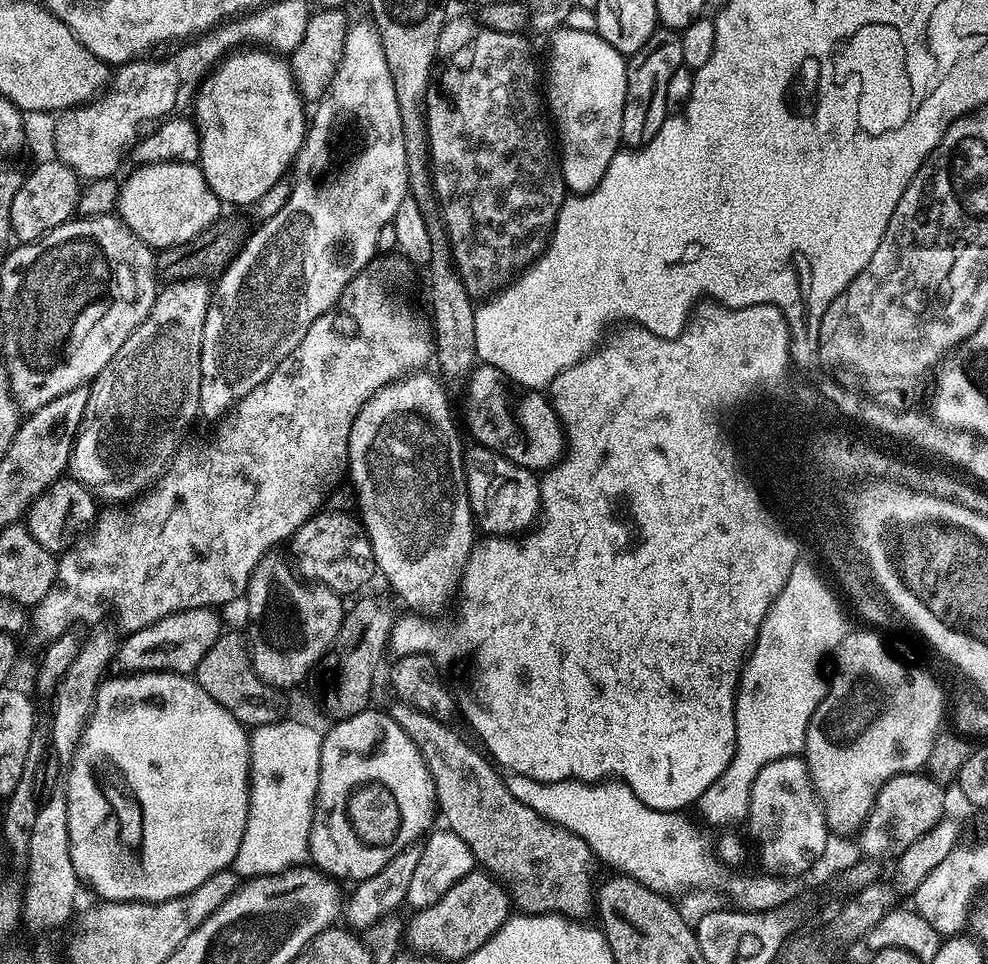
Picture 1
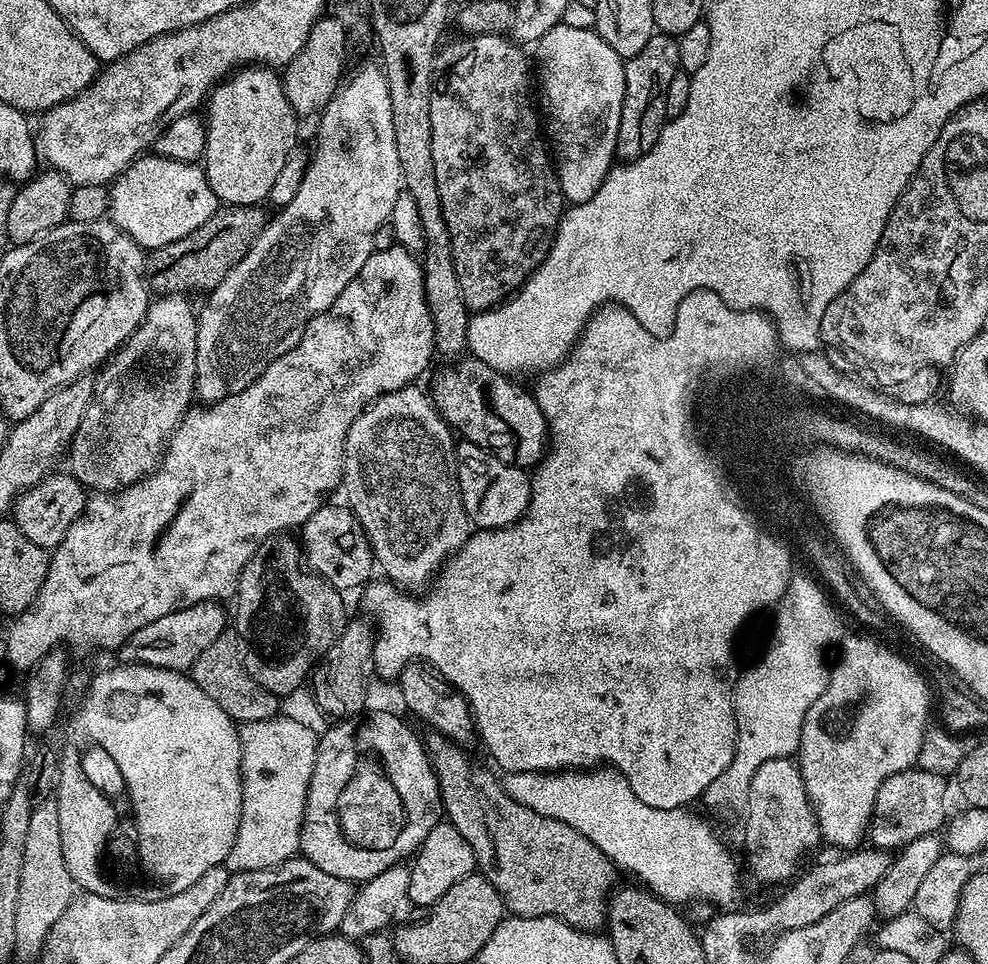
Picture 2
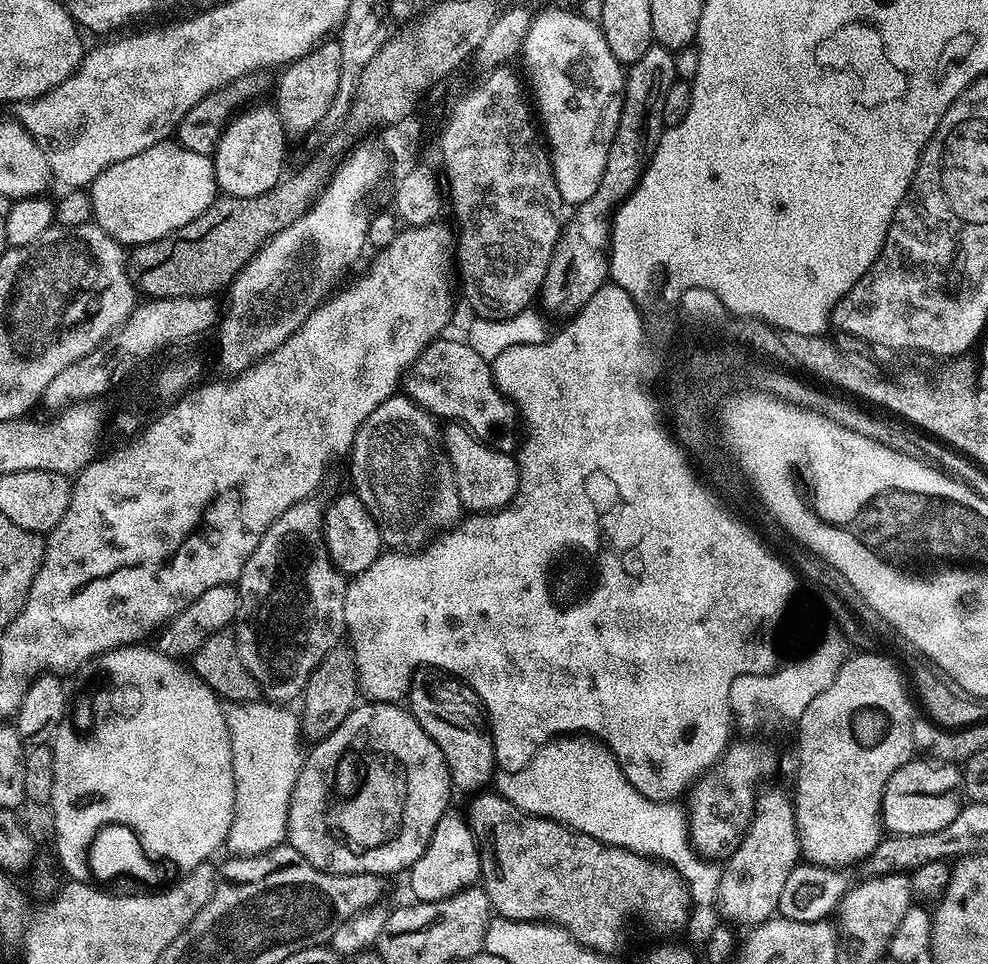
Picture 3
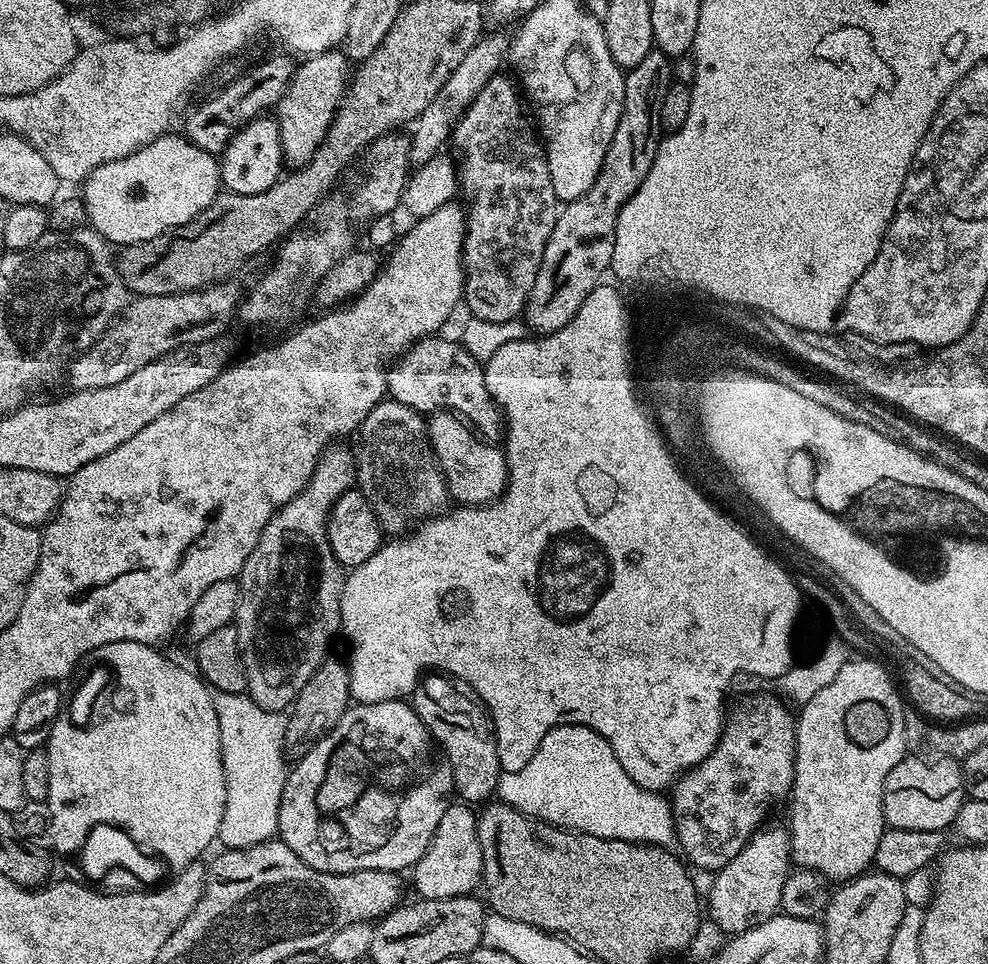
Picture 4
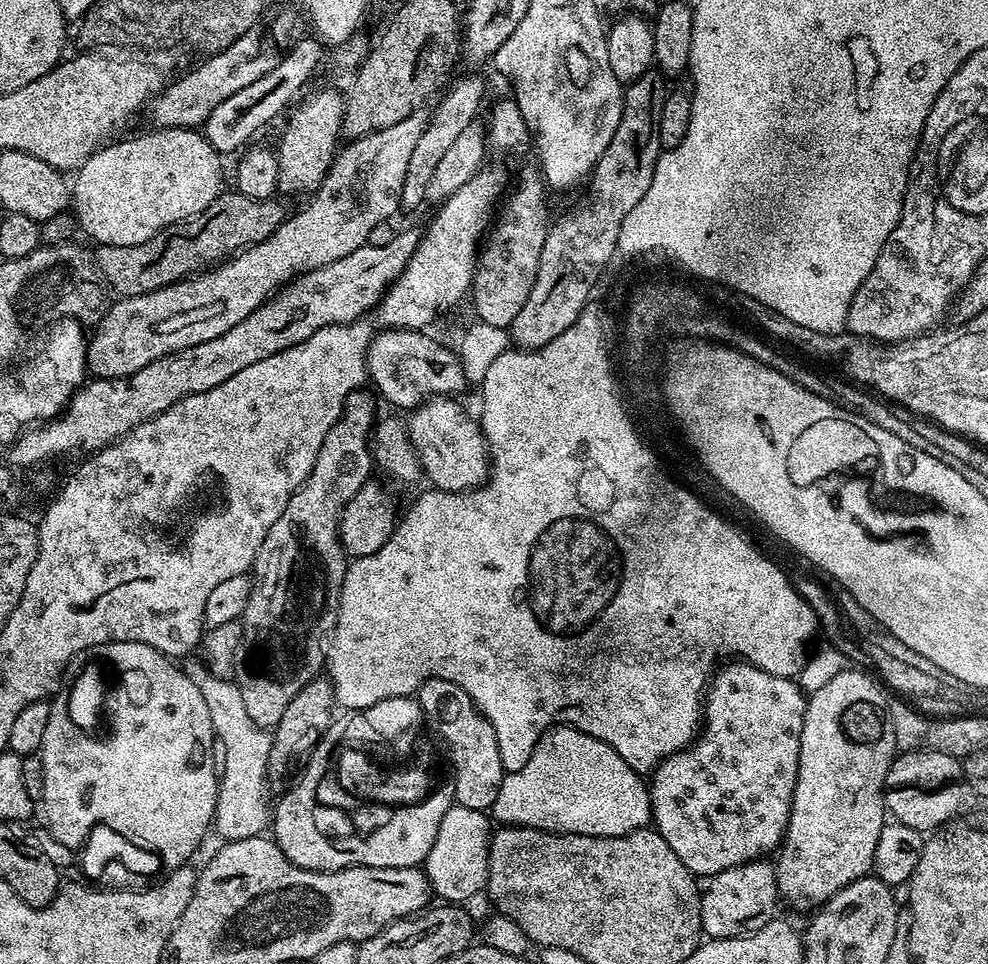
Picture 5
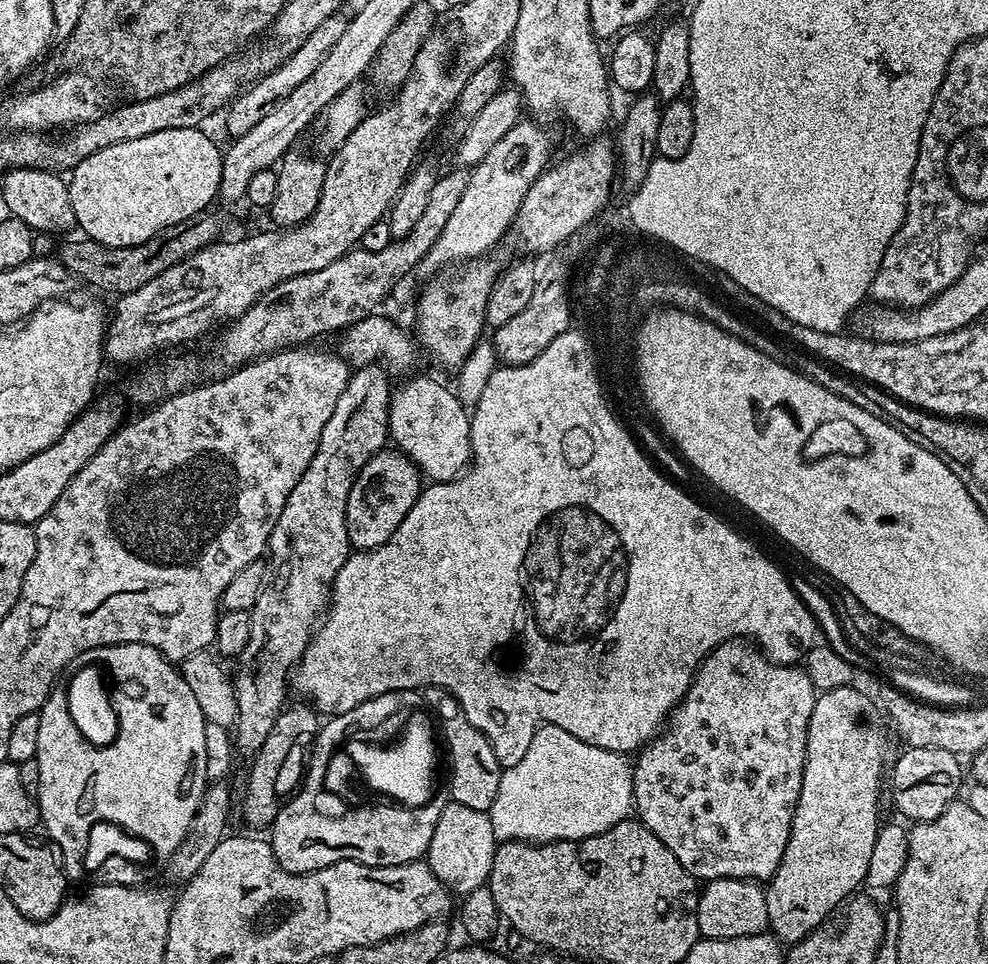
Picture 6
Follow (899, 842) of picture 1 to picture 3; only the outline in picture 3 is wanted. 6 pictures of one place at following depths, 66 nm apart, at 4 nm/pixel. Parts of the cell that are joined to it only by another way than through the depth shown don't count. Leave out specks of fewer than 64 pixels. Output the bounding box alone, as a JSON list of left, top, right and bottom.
[880,758,962,836]

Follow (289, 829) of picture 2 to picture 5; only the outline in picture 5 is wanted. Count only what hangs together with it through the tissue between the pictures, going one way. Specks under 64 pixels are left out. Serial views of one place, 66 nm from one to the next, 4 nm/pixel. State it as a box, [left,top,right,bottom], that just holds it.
[182,658,272,842]

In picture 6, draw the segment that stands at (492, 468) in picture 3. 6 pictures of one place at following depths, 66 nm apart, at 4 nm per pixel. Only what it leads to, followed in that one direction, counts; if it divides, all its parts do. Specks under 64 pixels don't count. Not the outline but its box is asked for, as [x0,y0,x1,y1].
[388,376,472,484]

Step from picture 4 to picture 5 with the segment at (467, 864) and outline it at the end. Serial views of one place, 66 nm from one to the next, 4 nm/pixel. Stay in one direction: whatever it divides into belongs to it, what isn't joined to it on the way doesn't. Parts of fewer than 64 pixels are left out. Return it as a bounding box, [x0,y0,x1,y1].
[422,803,494,902]

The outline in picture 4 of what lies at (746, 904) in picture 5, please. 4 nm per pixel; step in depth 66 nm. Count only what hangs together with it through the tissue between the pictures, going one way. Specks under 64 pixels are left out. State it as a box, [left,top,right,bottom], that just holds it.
[706,827,792,934]

